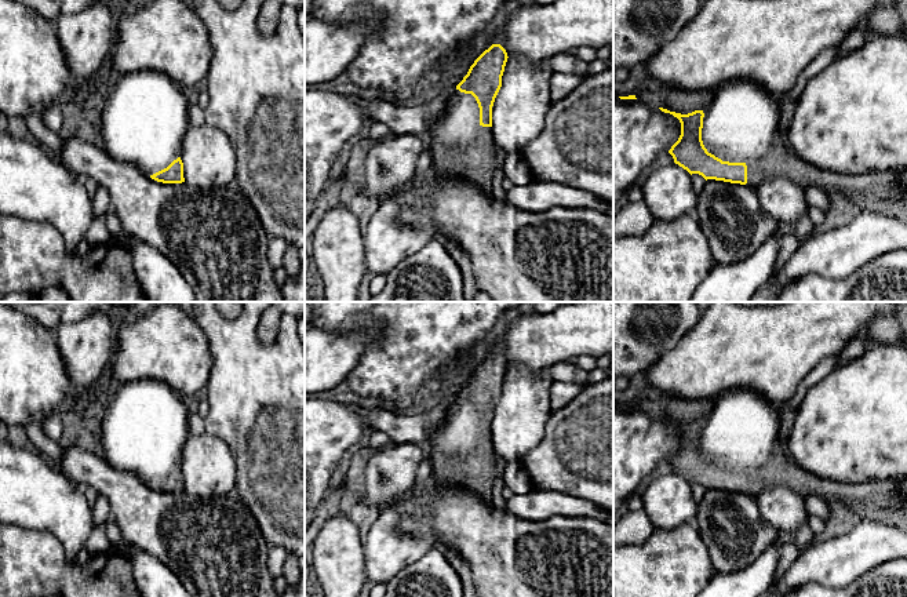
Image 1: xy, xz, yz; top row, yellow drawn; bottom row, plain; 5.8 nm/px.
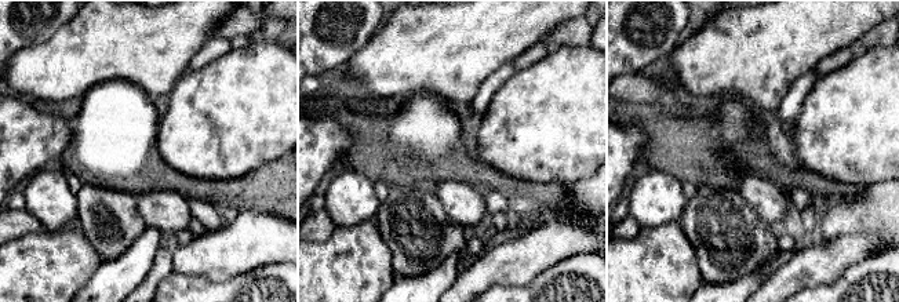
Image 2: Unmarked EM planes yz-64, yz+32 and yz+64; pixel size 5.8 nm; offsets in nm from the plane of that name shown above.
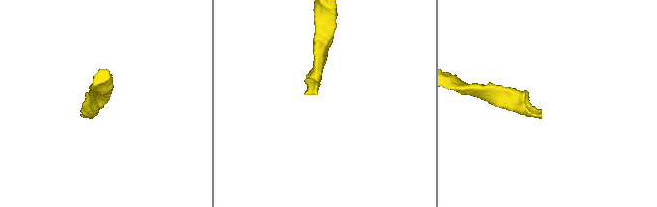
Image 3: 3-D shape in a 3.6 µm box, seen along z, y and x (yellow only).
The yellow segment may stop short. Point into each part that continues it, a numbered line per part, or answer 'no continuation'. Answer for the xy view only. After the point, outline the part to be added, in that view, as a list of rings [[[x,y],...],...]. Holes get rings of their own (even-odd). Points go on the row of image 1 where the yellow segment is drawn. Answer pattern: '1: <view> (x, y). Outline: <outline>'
1: xy (145, 119). Outline: [[[141,70],[117,77],[103,94],[102,148],[116,160],[134,164],[150,176],[181,157],[189,128],[189,103],[183,90],[164,73]]]

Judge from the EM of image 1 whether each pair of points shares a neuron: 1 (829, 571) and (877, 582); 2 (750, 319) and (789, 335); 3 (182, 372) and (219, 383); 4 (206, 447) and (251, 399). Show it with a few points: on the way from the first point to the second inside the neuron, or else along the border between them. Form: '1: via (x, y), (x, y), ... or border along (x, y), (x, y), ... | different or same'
1: border along (885, 561), (869, 568), (849, 582) | different
2: via (760, 328), (767, 335), (779, 335) | same
3: border along (208, 348), (211, 368), (204, 388) | different
4: border along (206, 430), (219, 436), (228, 444), (235, 463) | different

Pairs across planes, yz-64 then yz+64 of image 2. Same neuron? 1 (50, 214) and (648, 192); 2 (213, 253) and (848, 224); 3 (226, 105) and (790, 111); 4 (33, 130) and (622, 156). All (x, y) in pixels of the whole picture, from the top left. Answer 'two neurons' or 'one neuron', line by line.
1: one neuron
2: two neurons
3: two neurons
4: one neuron

